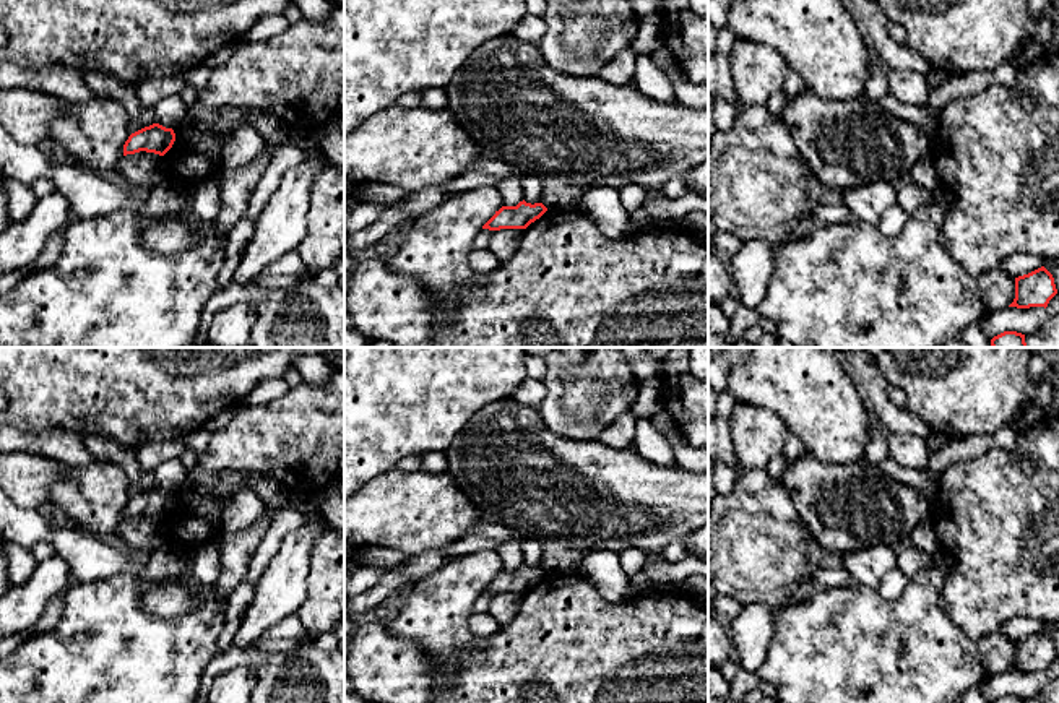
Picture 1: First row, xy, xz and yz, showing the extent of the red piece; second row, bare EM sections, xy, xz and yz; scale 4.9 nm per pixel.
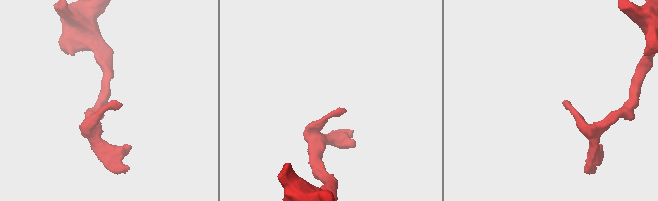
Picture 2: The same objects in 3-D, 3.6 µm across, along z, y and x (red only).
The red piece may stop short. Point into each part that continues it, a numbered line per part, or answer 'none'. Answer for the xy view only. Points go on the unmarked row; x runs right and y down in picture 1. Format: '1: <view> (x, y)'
none

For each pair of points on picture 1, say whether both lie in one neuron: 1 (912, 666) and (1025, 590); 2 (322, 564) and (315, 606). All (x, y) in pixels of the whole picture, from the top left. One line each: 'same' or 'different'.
1: different
2: same

